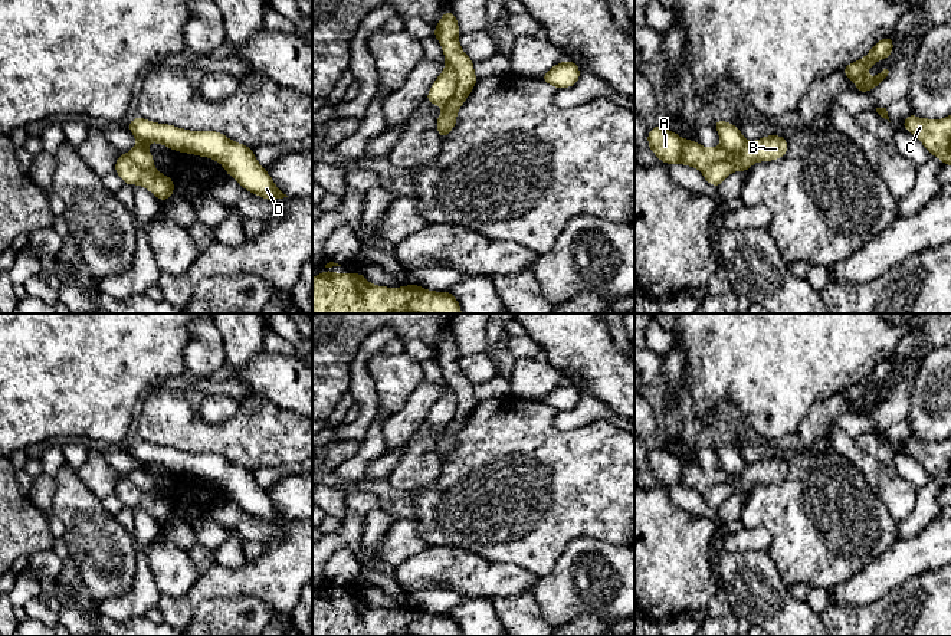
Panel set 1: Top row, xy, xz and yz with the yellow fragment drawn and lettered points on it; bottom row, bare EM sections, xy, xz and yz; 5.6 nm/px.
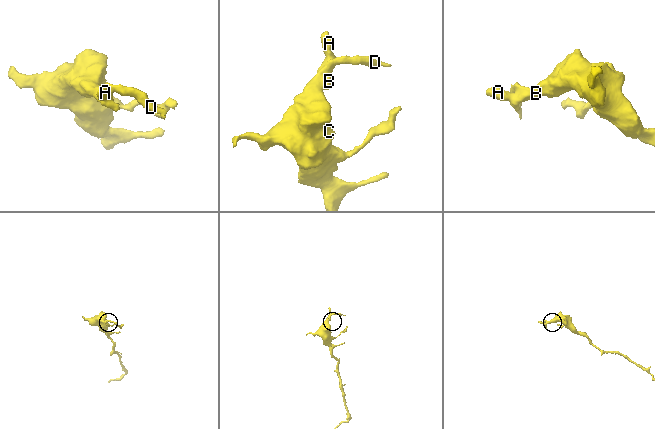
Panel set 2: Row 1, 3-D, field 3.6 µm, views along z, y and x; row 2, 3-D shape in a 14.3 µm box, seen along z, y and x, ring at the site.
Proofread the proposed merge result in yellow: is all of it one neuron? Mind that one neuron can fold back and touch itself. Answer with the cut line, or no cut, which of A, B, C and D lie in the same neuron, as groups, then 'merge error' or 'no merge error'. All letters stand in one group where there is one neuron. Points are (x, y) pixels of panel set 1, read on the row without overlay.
cut xz (448, 386), (455, 396), (455, 418), (443, 430); groups A B / C D; merge error

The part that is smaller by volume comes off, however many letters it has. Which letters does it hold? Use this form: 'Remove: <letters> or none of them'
Remove: A, B

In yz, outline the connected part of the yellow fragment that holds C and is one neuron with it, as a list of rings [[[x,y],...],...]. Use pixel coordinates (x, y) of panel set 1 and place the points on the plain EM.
[[[911,435],[902,450],[914,456],[929,476],[951,488],[951,437],[942,442],[928,442]]]

